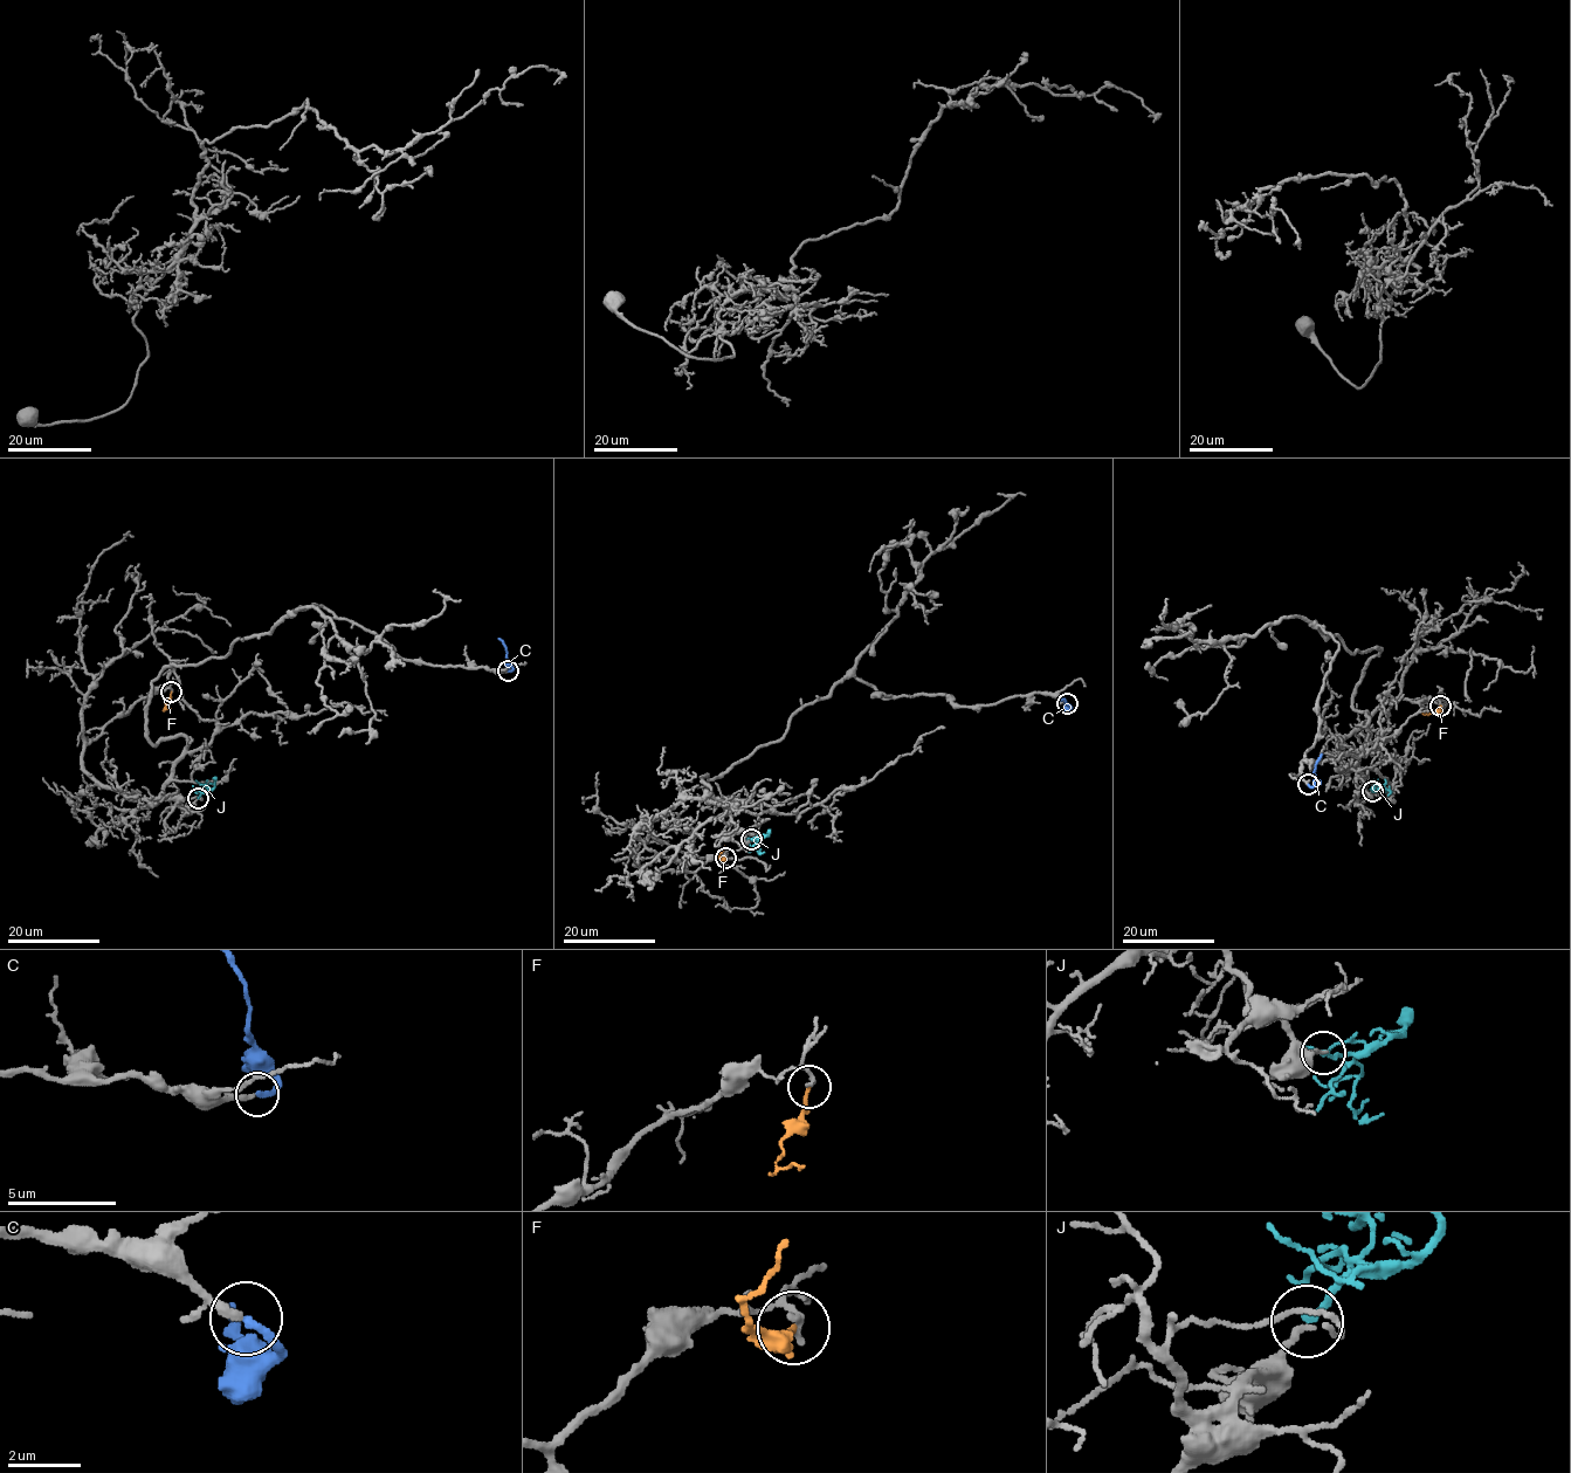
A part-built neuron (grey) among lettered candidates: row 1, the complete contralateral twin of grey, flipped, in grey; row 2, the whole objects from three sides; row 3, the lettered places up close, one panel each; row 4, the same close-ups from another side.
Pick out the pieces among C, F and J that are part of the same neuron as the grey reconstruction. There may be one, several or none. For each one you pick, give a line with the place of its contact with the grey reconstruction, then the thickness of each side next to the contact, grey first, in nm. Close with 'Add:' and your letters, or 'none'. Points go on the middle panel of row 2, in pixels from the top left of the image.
C: Touches grey at (1067, 703). Thickness 180 nm (grey) against 240 nm
J: Touches grey at (751, 839). Thickness 200 nm (grey) against 240 nm
Add: C, J

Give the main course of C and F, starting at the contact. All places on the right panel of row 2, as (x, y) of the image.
C: (1308, 784), (1315, 783), (1316, 763), (1322, 754)
F: (1440, 706), (1440, 709), (1428, 715), (1421, 713)

